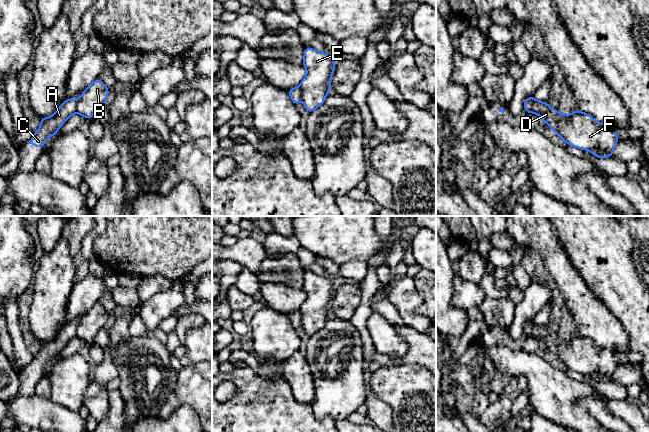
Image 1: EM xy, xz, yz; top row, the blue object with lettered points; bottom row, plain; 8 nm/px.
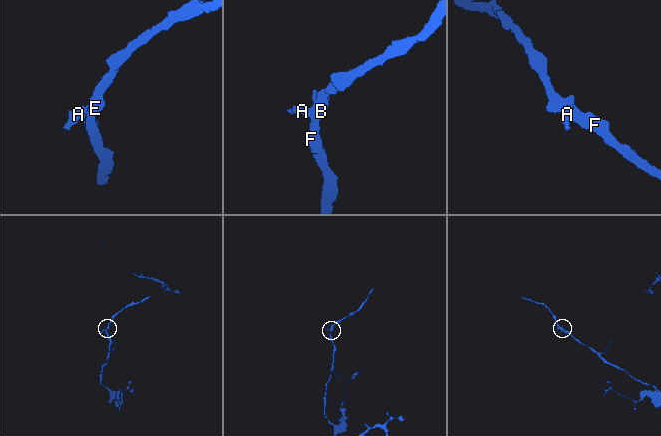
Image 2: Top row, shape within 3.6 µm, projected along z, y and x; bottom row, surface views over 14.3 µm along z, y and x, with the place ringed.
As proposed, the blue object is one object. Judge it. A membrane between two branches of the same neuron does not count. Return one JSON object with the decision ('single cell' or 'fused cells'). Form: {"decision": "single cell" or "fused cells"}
{"decision": "fused cells"}

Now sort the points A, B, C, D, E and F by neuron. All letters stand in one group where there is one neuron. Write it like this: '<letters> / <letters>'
A C / B D E F

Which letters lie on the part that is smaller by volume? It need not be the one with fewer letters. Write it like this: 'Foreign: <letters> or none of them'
Foreign: A, C

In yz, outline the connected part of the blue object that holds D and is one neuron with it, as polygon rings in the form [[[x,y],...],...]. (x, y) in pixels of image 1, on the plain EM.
[[[534,320],[525,323],[524,332],[526,337],[539,339],[567,369],[591,375],[597,382],[613,381],[613,374],[619,364],[614,356],[614,351],[597,346],[591,339],[578,334],[575,334],[572,338],[562,339],[558,334],[551,332],[547,325],[538,325]]]

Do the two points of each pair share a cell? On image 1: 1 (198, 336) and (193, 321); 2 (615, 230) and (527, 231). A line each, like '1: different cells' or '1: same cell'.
1: different cells
2: different cells

